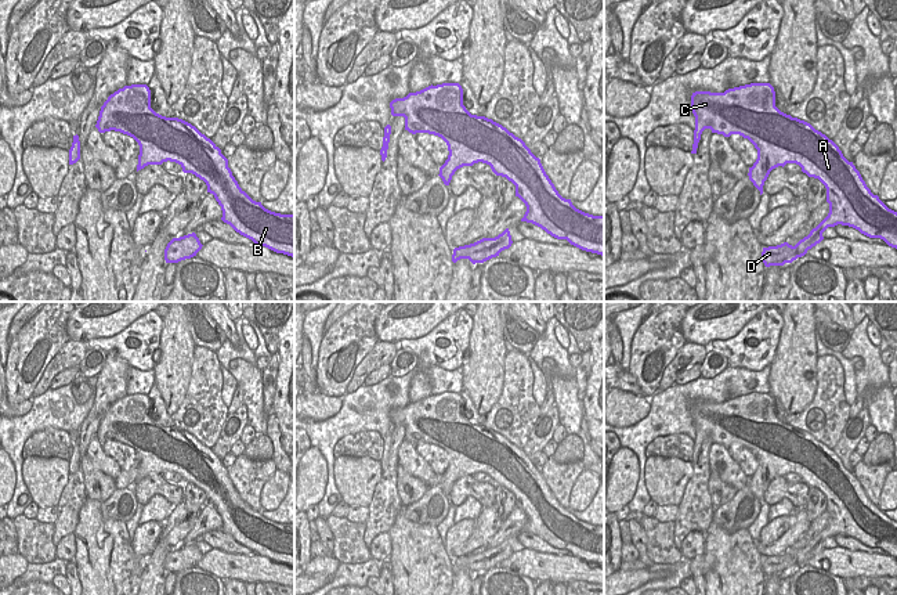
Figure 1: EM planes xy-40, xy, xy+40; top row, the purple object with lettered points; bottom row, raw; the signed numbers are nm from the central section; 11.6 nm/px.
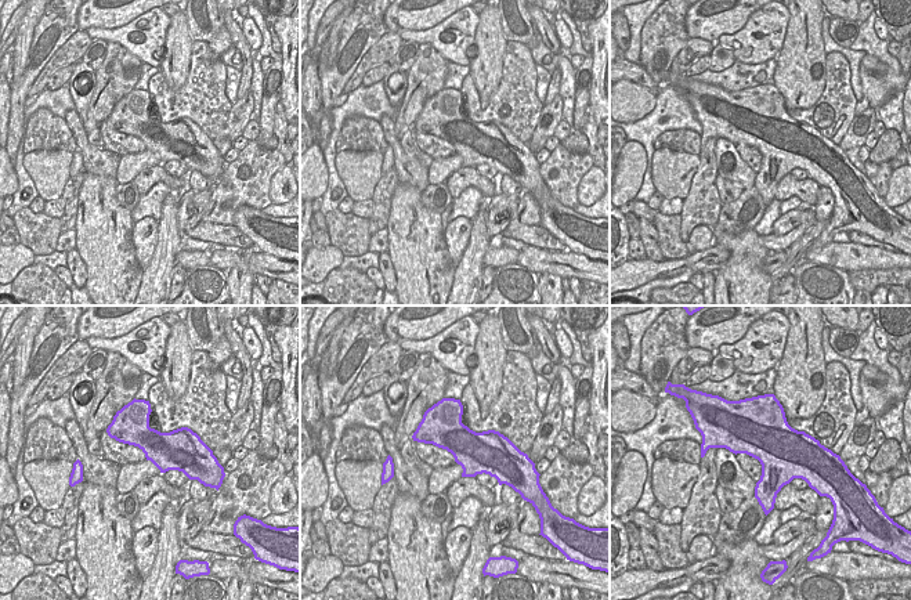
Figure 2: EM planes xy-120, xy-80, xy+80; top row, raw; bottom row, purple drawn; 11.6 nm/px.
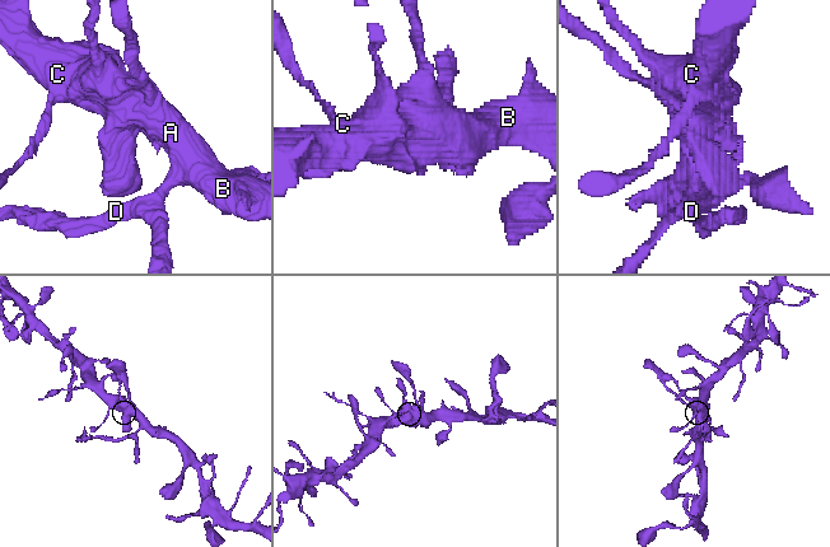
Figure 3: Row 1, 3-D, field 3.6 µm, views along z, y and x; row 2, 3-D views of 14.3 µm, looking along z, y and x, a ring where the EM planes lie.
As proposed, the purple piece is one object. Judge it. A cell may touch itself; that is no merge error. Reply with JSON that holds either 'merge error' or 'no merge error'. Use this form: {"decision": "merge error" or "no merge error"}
{"decision": "merge error"}

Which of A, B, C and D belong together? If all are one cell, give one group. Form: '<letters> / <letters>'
A B C / D

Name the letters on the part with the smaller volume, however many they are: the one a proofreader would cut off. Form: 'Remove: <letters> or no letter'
Remove: D

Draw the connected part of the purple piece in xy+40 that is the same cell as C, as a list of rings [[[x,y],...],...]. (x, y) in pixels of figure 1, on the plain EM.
[[[750,393],[724,403],[695,401],[691,405],[695,426],[694,454],[697,464],[701,444],[705,439],[730,447],[739,444],[757,459],[757,469],[749,477],[749,490],[763,504],[763,495],[770,482],[786,473],[796,473],[809,487],[818,488],[827,498],[828,526],[815,537],[822,544],[838,534],[858,540],[869,548],[880,548],[897,559],[897,522],[889,519],[878,505],[874,505],[853,472],[849,472],[839,457],[810,433],[792,428],[775,416],[775,401],[770,393]]]

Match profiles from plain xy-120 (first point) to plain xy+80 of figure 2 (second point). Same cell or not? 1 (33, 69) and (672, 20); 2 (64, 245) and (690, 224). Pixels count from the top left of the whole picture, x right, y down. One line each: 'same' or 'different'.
1: same
2: different

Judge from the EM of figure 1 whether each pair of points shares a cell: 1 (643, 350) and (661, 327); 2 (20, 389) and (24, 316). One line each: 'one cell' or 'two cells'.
1: one cell
2: two cells

